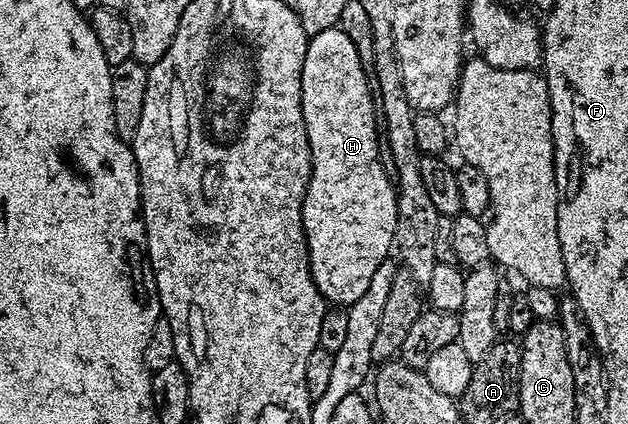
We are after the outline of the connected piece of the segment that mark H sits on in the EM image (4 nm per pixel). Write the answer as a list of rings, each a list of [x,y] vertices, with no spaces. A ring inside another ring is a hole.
[[[337,28],[313,35],[306,44],[304,68],[302,69],[302,115],[304,116],[306,135],[310,145],[310,183],[306,189],[306,199],[302,205],[302,223],[306,233],[306,247],[310,253],[312,280],[318,291],[321,292],[323,299],[338,308],[348,308],[356,300],[360,300],[360,296],[364,296],[368,284],[372,281],[373,274],[376,273],[376,268],[382,262],[387,261],[391,257],[390,252],[392,253],[395,249],[397,196],[395,183],[384,172],[384,168],[378,159],[380,126],[378,122],[377,124],[374,123],[374,112],[376,116],[376,98],[372,93],[372,82],[360,64],[360,56],[356,56],[356,44],[352,44],[352,40],[348,40],[348,36],[344,36],[344,32]]]

